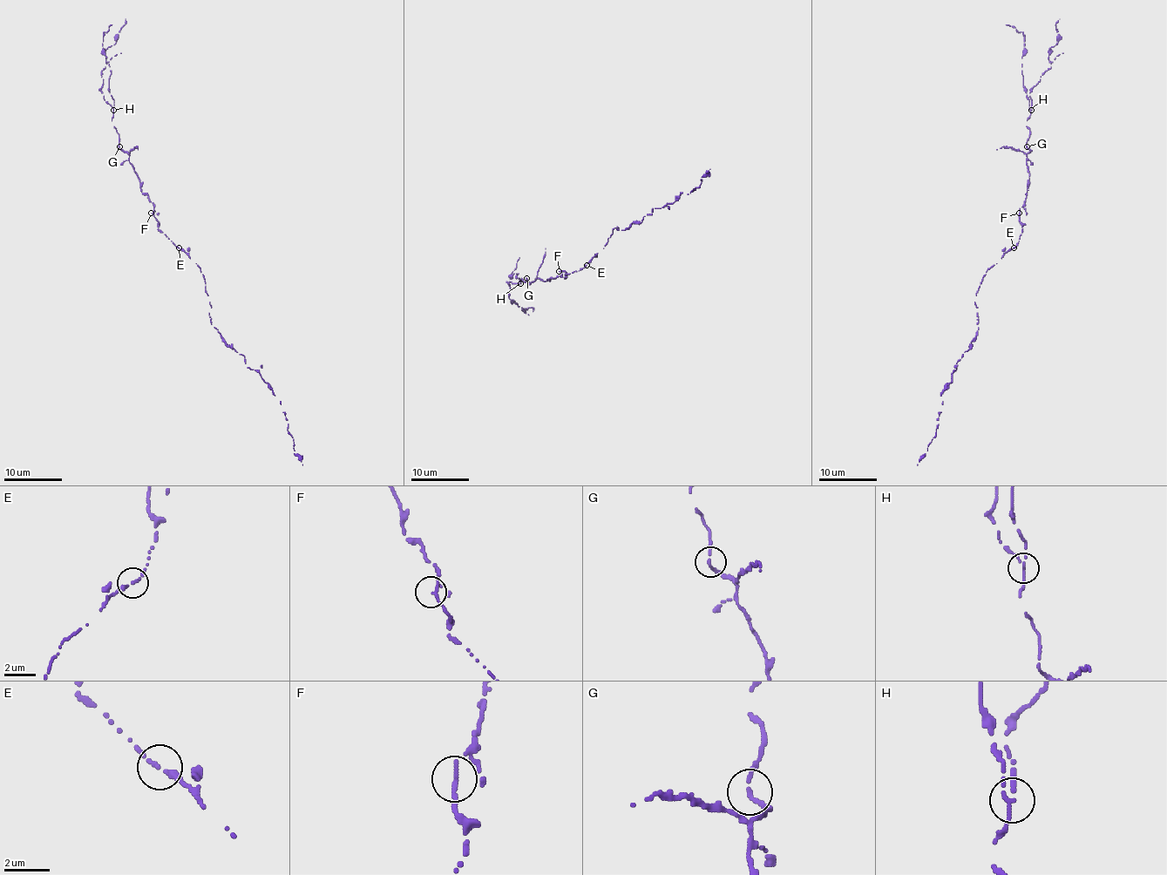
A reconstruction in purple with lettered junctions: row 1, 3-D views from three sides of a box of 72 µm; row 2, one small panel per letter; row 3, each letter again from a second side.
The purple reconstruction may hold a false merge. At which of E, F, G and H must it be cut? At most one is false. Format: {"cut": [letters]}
{"cut": ["H"]}

